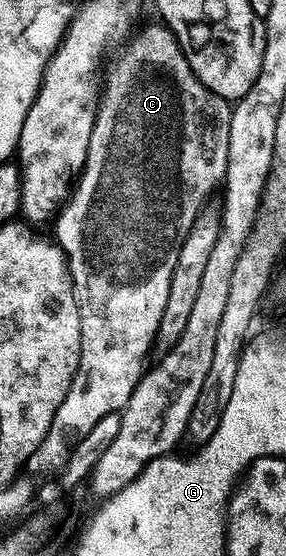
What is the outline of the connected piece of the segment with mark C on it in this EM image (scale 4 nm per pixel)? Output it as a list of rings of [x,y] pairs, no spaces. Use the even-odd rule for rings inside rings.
[[[156,23],[147,25],[141,33],[138,31],[120,49],[120,52],[122,51],[121,57],[110,66],[109,73],[108,68],[104,73],[101,102],[97,106],[97,117],[95,118],[95,126],[91,130],[91,142],[87,150],[85,164],[76,177],[67,199],[60,205],[55,216],[55,221],[57,220],[55,243],[65,253],[65,260],[69,263],[69,277],[73,280],[73,297],[77,299],[79,306],[81,353],[79,354],[79,366],[75,370],[75,378],[71,382],[71,390],[67,390],[67,398],[63,398],[59,410],[55,410],[55,418],[51,418],[51,426],[47,430],[39,449],[42,457],[44,455],[49,456],[49,464],[54,470],[65,467],[74,443],[80,440],[81,435],[87,430],[91,430],[91,426],[95,426],[95,422],[99,422],[99,418],[103,418],[103,414],[120,412],[121,409],[128,406],[131,394],[137,388],[137,383],[147,368],[145,355],[150,355],[153,340],[156,338],[156,331],[159,330],[159,320],[163,315],[167,296],[170,293],[172,271],[175,270],[180,247],[183,246],[192,224],[202,215],[201,207],[204,206],[205,199],[212,194],[213,187],[216,184],[218,187],[225,179],[227,142],[231,134],[230,101],[223,99],[222,96],[215,95],[210,88],[203,86],[203,82],[199,82],[195,70],[191,70],[191,66],[179,46],[175,34],[170,28],[166,28],[164,23]]]

